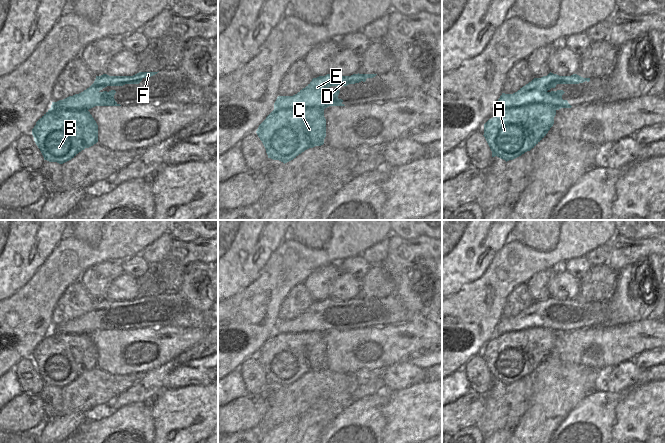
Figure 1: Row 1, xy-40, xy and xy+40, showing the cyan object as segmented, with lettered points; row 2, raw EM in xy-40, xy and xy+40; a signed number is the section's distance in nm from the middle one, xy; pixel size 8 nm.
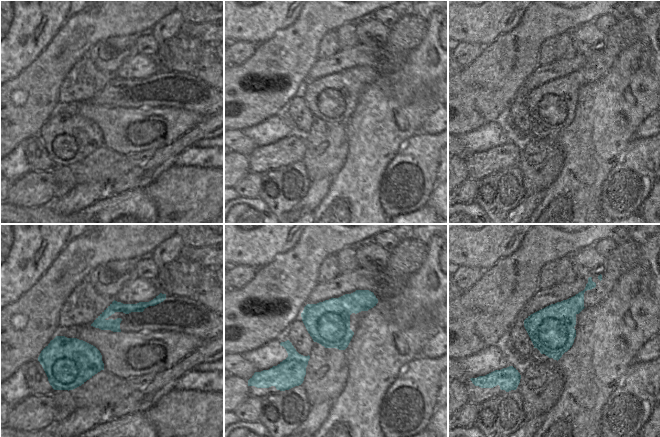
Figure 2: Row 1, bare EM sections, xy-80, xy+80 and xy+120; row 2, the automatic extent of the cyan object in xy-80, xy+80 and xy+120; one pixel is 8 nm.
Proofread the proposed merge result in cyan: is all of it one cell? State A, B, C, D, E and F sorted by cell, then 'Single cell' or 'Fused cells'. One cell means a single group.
Groups: A B C D E F. Single cell.

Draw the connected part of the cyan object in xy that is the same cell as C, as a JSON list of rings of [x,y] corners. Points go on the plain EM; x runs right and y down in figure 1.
[[[327,298],[312,305],[293,320],[278,320],[274,334],[259,349],[256,357],[268,382],[284,388],[309,372],[321,370],[326,361],[324,333],[345,330],[338,322],[339,314],[325,315],[331,310],[347,310],[365,306],[377,298],[335,300]]]

